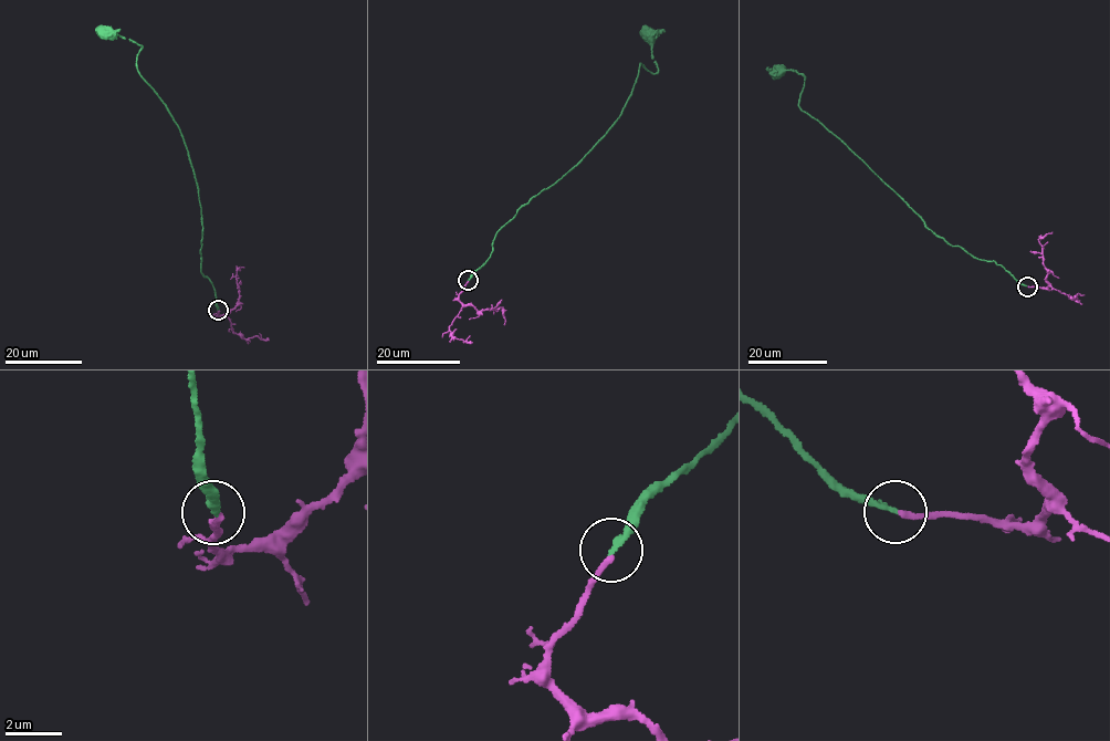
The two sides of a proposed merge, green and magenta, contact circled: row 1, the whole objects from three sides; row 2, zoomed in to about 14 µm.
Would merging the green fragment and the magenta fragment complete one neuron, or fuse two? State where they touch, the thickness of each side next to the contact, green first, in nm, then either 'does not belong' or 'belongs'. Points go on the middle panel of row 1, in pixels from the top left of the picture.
(468, 280) | 220/200 nm | does not belong

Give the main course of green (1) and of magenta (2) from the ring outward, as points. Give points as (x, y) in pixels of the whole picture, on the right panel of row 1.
1: (1027, 285), (994, 261), (978, 259), (934, 232), (909, 204), (803, 111), (804, 77), (792, 70), (777, 70)
2: (1027, 285), (1051, 285), (1076, 301), (1075, 295), (1069, 298)

